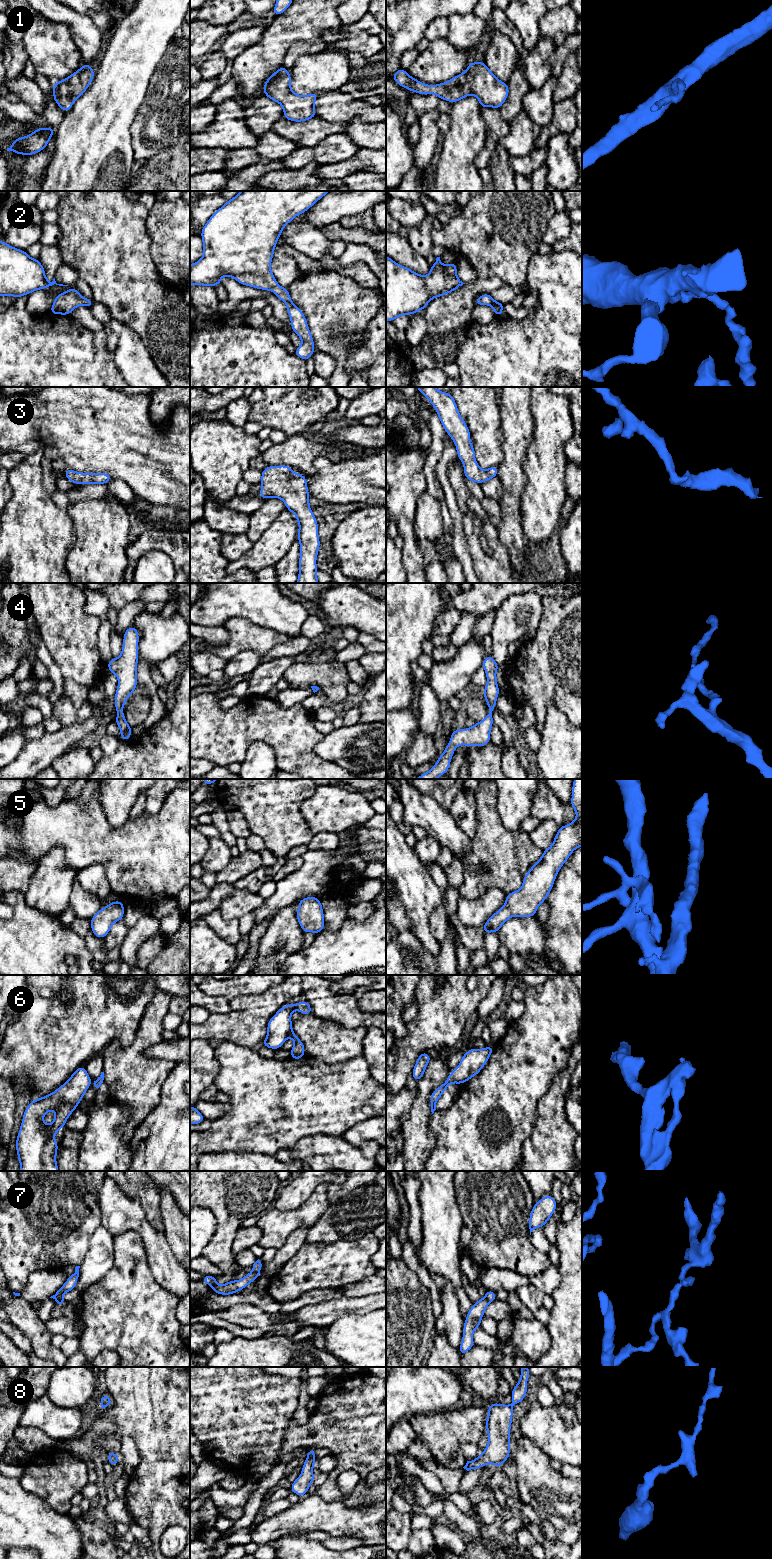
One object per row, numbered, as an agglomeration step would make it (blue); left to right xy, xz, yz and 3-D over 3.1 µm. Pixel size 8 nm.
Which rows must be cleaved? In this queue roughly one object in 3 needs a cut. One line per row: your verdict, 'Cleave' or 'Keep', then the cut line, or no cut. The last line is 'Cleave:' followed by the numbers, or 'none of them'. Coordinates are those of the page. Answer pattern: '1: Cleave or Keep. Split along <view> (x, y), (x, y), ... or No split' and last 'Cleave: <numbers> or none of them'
1: Keep. No split
2: Keep. No split
3: Keep. No split
4: Keep. No split
5: Keep. No split
6: Keep. No split
7: Cleave. Split along xz (252, 1271), (259, 1273)
8: Keep. No split
Cleave: 7

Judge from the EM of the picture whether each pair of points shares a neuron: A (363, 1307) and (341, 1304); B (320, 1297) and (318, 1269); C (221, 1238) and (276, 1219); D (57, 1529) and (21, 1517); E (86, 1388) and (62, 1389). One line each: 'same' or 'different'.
A: same
B: different
C: different
D: same
E: same

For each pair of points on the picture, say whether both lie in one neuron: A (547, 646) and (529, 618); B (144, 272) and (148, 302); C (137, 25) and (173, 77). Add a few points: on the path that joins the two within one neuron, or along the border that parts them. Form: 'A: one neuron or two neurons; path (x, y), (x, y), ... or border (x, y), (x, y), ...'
A: two neurons; border (543, 606), (543, 614), (537, 630)
B: one neuron; path (144, 279), (144, 295)
C: two neurons; border (173, 39), (149, 80)

